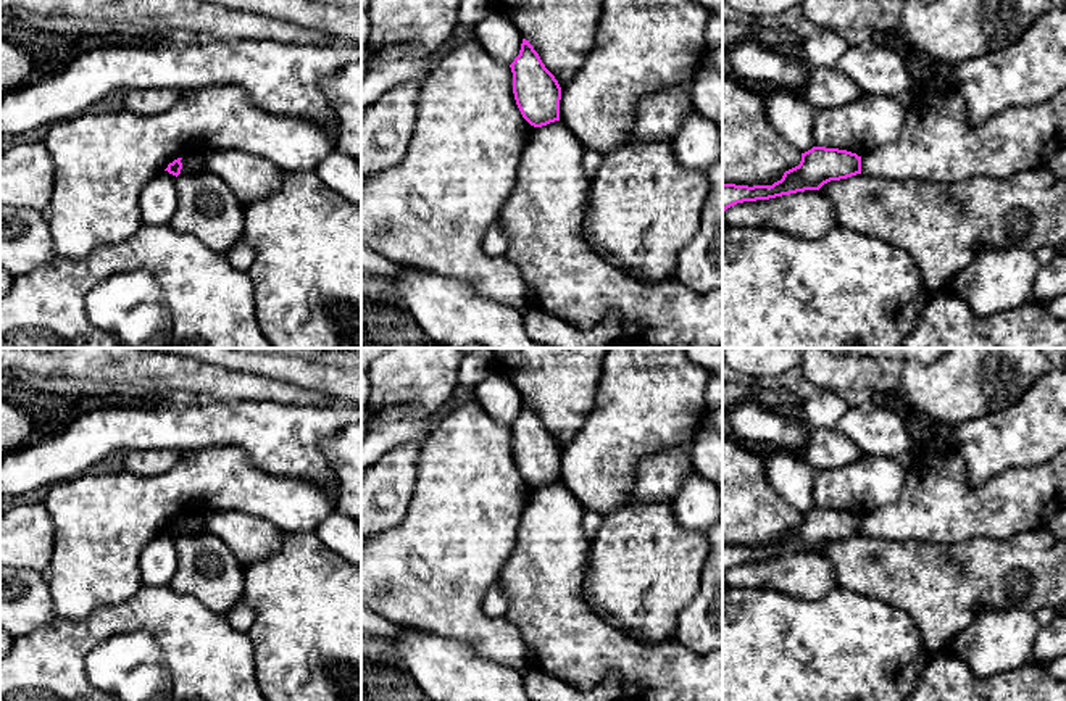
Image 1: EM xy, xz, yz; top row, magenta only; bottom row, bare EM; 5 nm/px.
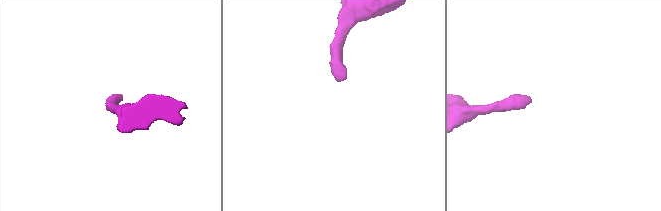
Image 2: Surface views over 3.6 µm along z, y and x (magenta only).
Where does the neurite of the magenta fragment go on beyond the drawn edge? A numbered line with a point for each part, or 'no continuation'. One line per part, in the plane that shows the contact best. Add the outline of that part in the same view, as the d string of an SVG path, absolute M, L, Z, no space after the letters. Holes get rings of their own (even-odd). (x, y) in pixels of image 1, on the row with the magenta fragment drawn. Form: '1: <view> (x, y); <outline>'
no continuation

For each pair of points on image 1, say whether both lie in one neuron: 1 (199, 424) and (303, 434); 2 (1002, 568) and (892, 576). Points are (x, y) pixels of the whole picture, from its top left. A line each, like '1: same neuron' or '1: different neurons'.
1: same neuron
2: same neuron

